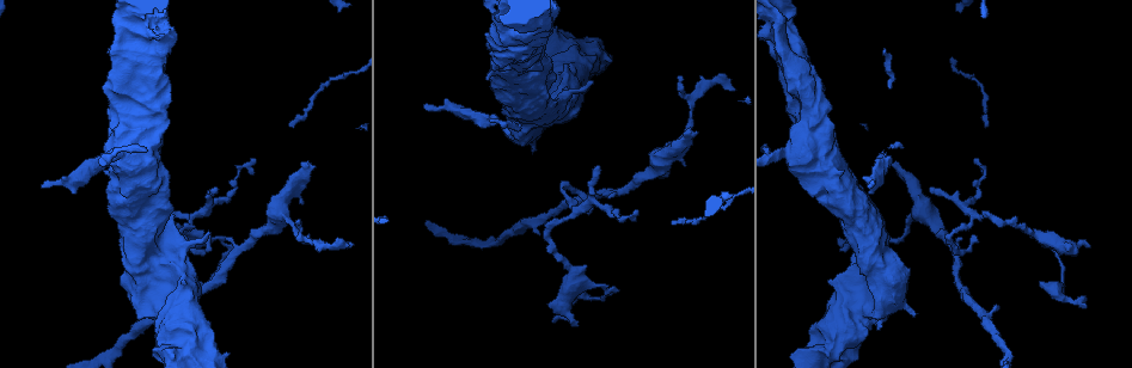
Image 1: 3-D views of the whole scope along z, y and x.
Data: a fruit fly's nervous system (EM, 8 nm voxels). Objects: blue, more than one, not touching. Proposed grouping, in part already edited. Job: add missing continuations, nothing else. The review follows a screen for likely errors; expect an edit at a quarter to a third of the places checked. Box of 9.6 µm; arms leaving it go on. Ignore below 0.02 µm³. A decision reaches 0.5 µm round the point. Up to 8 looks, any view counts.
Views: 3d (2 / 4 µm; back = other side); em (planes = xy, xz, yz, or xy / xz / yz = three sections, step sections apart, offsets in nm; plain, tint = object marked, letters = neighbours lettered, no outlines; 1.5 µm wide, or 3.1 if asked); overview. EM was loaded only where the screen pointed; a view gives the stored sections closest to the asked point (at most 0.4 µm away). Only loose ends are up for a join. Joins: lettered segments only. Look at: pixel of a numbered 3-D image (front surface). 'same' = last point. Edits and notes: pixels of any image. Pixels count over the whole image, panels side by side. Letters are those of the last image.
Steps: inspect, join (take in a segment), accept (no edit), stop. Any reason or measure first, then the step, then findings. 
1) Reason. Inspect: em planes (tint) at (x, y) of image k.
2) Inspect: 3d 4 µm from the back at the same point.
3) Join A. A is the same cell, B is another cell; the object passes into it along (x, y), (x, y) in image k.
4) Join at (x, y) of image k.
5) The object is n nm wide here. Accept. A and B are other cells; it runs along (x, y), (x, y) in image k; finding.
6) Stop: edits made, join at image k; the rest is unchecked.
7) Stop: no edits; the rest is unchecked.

Inspect: em planes (letters) at (1086, 305) of image 1.

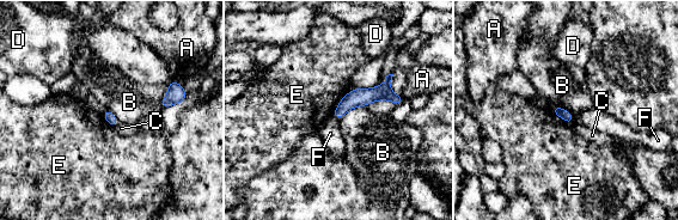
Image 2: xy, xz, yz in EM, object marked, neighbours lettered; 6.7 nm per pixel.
Accept. A, B, C, D, E and F are other cells; it runs along (399, 98), (356, 97), (336, 114) in image 2; no lettered segment goes on from it.

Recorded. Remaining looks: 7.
Free end. Inspect: em planes (letters) at (792, 354) of image 1.

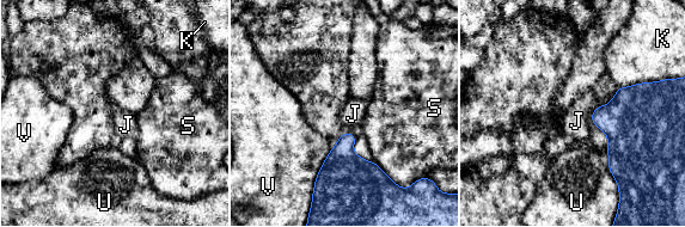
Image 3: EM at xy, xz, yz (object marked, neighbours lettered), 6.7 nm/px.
The longest contact is with V, 440 nm. Accept. J, K, S, U and V are other cells; a border runs along (597, 108), (589, 120) in image 3; none of them fits.

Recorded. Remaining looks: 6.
Stops while still wide. Inspect: 3d 2 µm at (183, 282) of image 1.

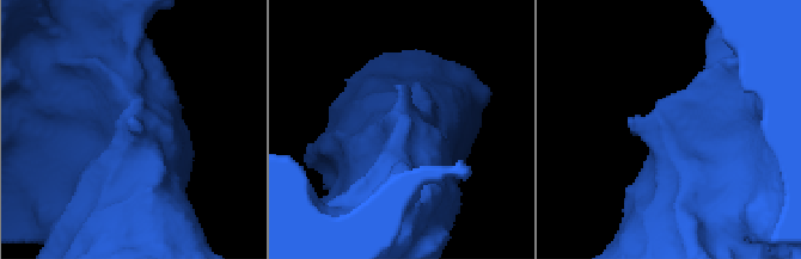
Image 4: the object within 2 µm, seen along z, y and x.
Now the EM. Inspect: em planes (letters) at (632, 123) of image 4.

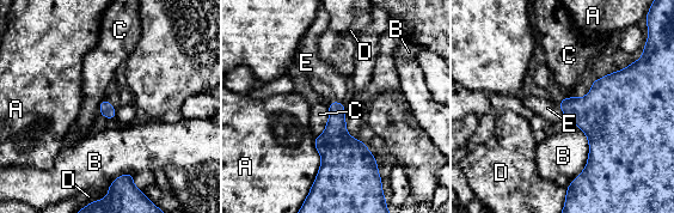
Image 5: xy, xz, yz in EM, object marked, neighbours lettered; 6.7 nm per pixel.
The longest contact is with B, 420 nm. Join E. E is the same cell, A, B, C and D are other cells; the object passes into it along (598, 114), (562, 109), (547, 108) in image 5; it goes on there.

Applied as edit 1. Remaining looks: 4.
Stop: edits made, join at image 5; the rest is unchecked.

